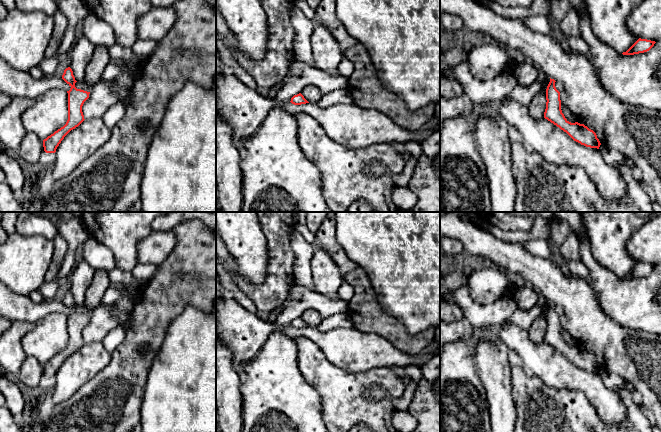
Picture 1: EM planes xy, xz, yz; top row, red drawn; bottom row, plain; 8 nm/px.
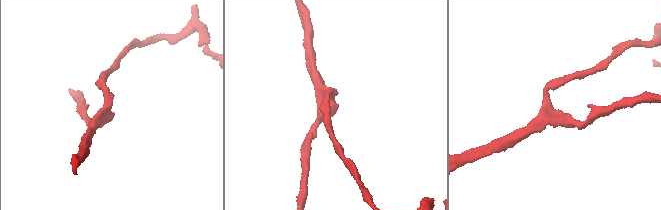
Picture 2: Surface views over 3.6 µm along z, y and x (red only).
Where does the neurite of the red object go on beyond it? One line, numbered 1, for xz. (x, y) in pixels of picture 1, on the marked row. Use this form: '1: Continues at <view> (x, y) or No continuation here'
1: No continuation here

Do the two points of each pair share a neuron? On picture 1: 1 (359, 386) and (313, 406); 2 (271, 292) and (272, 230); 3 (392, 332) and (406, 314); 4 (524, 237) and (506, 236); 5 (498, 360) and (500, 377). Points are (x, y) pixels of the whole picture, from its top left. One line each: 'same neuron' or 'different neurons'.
1: different neurons
2: same neuron
3: different neurons
4: same neuron
5: same neuron

